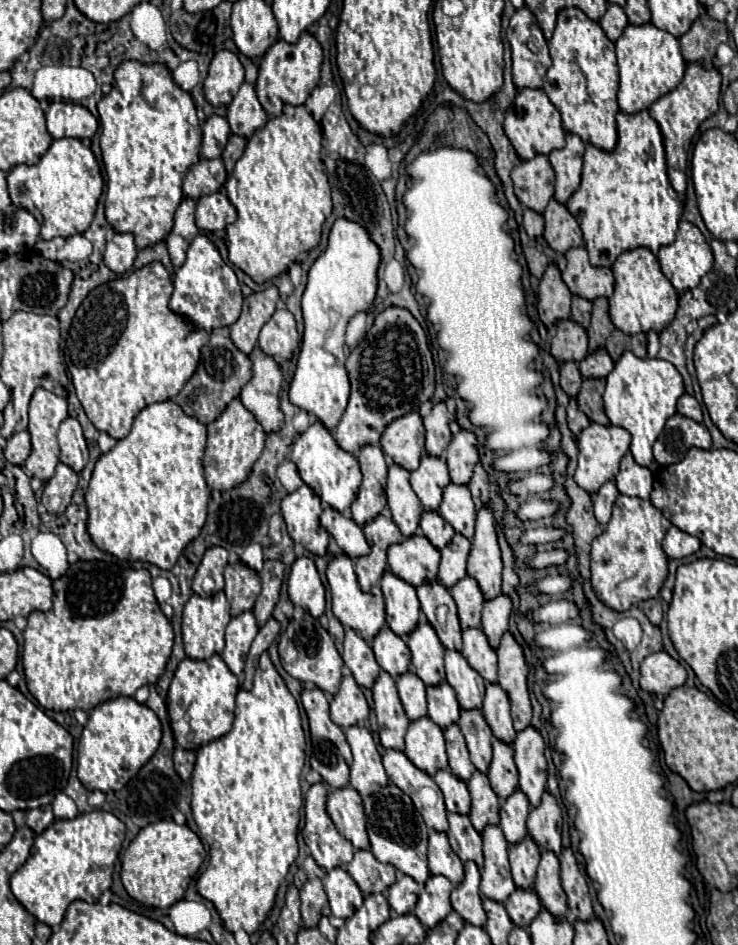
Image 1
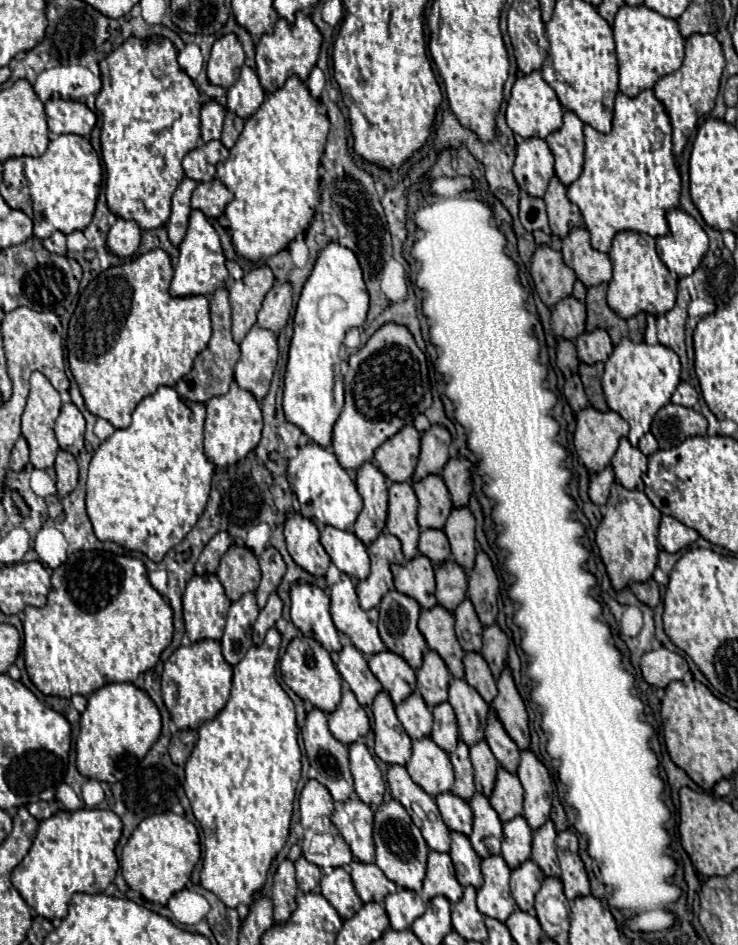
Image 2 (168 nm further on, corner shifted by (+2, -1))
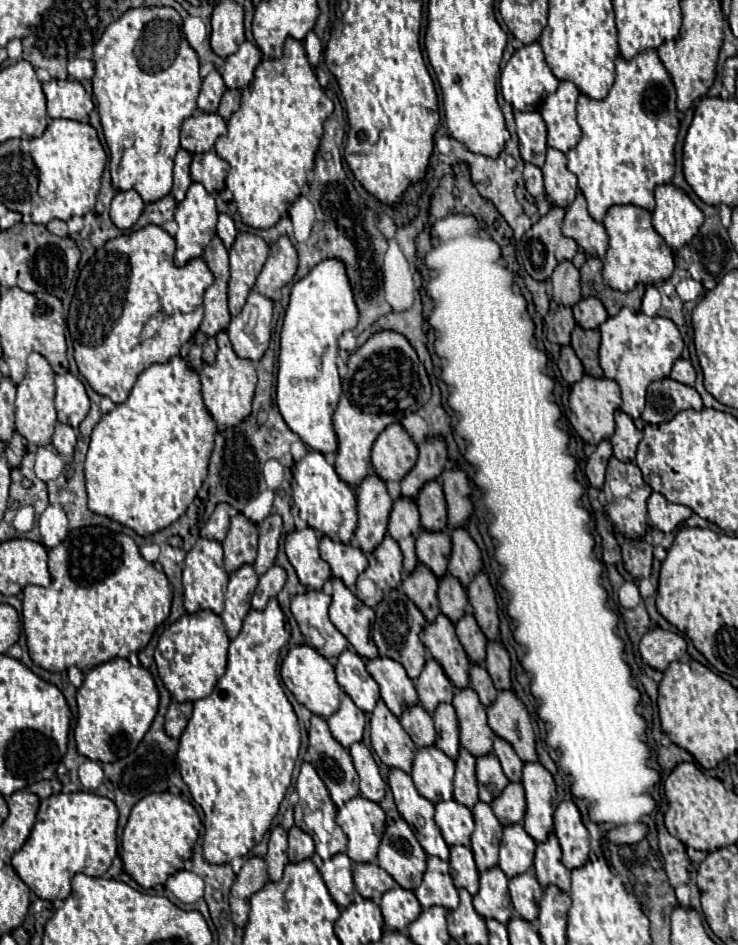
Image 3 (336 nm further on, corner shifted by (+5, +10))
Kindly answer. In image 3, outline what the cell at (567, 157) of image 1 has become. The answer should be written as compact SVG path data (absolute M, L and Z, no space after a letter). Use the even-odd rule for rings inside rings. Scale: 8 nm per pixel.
M561 82L559 88L541 104L541 116L549 132L547 144L563 154L567 154L569 148L575 148L581 140L581 128L575 120L577 98L579 90L571 82Z

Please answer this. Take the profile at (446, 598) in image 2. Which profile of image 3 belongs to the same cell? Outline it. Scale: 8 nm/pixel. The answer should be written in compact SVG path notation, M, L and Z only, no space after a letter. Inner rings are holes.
M445 574L443 578L439 578L437 598L439 598L439 604L441 604L441 612L451 622L457 622L467 610L467 592L455 576Z

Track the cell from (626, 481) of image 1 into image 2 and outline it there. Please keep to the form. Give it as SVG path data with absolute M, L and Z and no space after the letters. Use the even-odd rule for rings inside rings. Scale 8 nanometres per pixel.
M622 437L620 447L612 457L612 469L616 481L628 489L636 489L636 487L642 489L644 487L642 475L646 471L646 465L648 465L646 455L638 447L632 447L628 437Z

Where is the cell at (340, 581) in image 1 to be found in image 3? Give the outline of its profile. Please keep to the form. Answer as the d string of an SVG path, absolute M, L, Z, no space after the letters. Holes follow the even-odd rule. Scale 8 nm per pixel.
M333 578L333 602L329 606L329 618L335 628L349 640L355 652L363 658L375 658L377 646L371 638L371 622L375 610L365 606L341 580Z

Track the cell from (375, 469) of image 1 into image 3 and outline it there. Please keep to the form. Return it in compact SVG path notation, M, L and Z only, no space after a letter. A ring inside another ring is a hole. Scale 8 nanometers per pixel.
M377 474L365 476L365 480L355 488L355 496L359 510L355 538L363 552L371 552L387 532L393 500L385 488L385 482Z

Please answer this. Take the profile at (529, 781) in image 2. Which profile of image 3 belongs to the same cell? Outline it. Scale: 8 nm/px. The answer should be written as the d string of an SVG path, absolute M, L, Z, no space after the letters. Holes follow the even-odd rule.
M525 762L521 782L527 800L523 826L535 842L543 842L553 830L553 812L557 808L553 776L539 762Z

